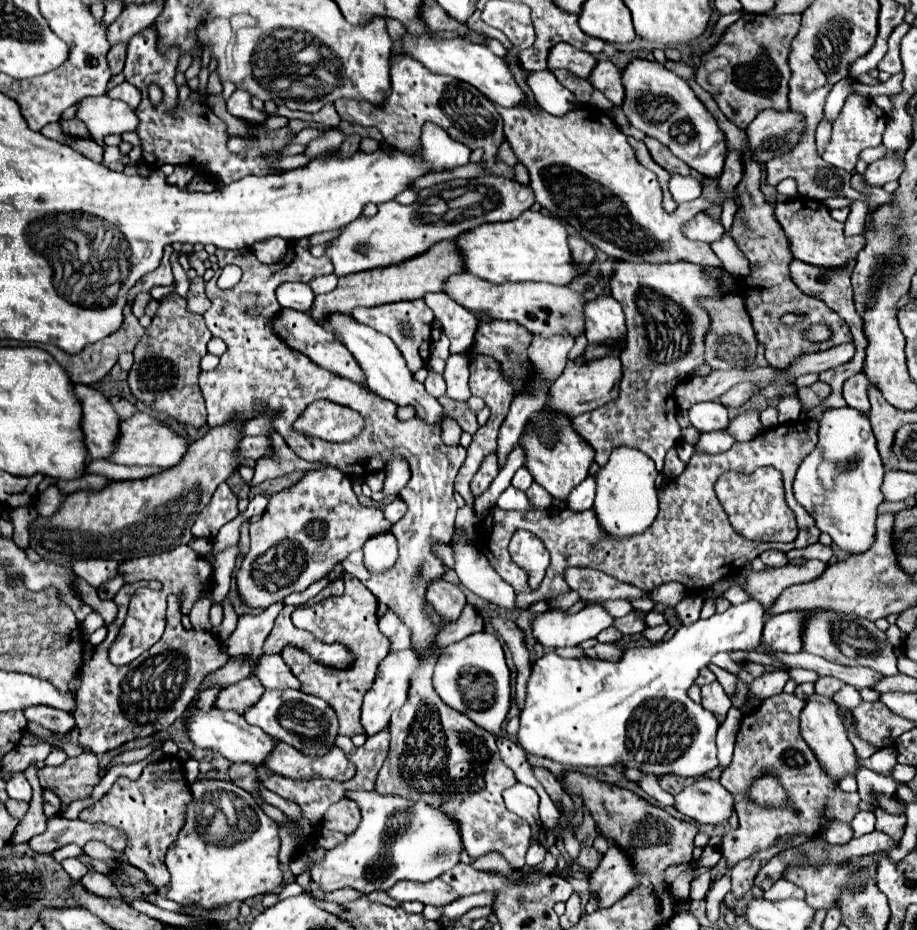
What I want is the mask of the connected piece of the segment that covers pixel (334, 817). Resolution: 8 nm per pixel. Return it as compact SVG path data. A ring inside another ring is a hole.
M340 800L336 802L324 816L324 828L328 830L336 830L336 832L344 832L344 834L350 834L358 828L360 824L360 810L356 806L354 800Z

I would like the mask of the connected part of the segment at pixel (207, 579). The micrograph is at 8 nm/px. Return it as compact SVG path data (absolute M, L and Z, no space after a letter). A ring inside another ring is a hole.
M178 546L170 552L162 552L162 554L150 554L150 556L142 556L142 558L130 558L126 562L122 562L118 566L118 574L124 576L124 584L130 582L140 582L140 580L158 580L162 582L164 588L168 588L168 592L180 596L180 612L182 614L190 614L194 602L202 596L202 592L212 590L212 566L208 560L200 558L190 546Z

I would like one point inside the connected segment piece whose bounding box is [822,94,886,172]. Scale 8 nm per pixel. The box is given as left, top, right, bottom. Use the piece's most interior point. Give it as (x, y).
(860, 125)

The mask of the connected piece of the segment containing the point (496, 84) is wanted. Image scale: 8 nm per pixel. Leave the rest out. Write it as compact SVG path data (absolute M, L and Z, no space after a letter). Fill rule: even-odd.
M404 34L402 46L404 46L404 50L412 58L416 58L418 62L422 62L430 72L454 76L454 78L458 78L462 82L468 82L474 88L478 88L490 102L494 102L498 106L512 108L512 106L526 104L526 94L522 92L522 88L518 88L514 76L510 76L508 64L502 58L498 58L496 54L492 54L486 46L478 46L478 44L466 42L462 38L434 40L432 34L428 34L428 36L410 36L410 34Z

